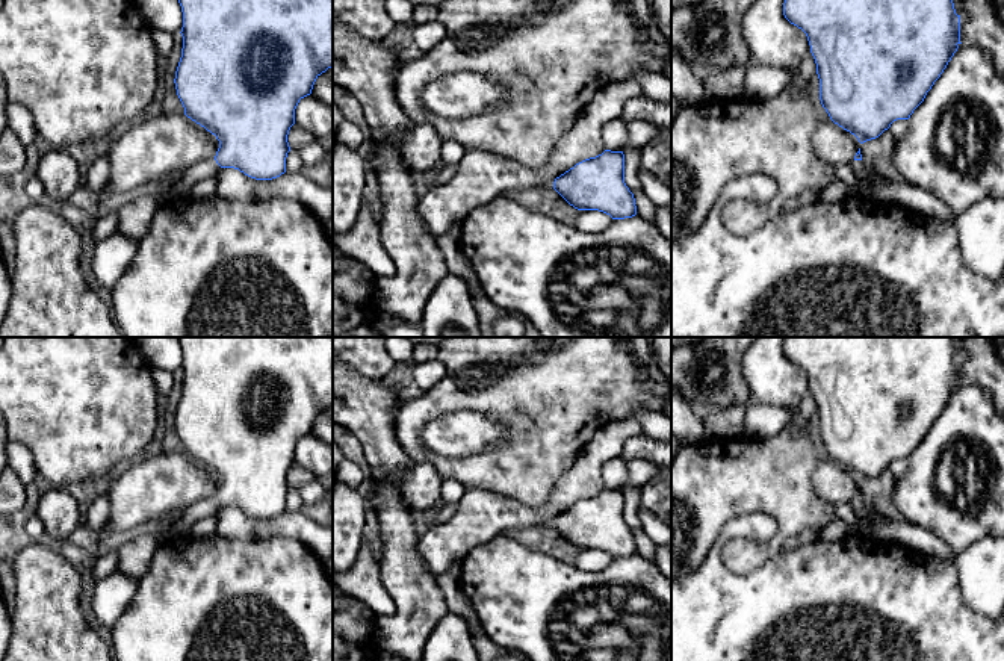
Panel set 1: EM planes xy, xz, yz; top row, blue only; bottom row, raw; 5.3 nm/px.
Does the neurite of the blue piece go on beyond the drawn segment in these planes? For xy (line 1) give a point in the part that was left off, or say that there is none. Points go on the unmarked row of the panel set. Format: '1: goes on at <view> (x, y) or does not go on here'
1: goes on at xy (182, 527)

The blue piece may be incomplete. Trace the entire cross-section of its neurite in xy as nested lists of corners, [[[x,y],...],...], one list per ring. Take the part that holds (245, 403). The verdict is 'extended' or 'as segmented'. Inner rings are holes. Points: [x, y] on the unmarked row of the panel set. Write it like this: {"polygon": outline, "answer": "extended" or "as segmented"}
{"polygon": [[[178,337],[178,342],[183,351],[183,366],[180,371],[183,375],[183,387],[174,417],[177,434],[184,446],[184,454],[215,473],[219,479],[219,487],[213,498],[187,507],[177,520],[168,526],[162,526],[156,534],[159,543],[189,535],[192,525],[198,519],[213,514],[221,507],[239,508],[256,519],[272,519],[284,513],[286,496],[290,490],[287,473],[295,463],[295,448],[301,437],[311,433],[316,417],[333,405],[333,337]]], "answer": "extended"}

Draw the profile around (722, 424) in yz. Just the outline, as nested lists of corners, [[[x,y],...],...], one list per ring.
[[[745,405],[712,408],[703,414],[705,439],[729,440],[744,436]]]

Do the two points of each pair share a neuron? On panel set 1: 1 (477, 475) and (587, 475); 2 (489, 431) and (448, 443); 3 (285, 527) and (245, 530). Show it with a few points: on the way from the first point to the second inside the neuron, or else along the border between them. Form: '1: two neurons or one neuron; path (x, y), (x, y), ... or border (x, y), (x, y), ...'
1: two neurons; border (582, 448), (555, 484), (551, 498), (540, 505)
2: one neuron; path (478, 431), (458, 433)
3: one neuron; path (275, 527), (254, 528)

